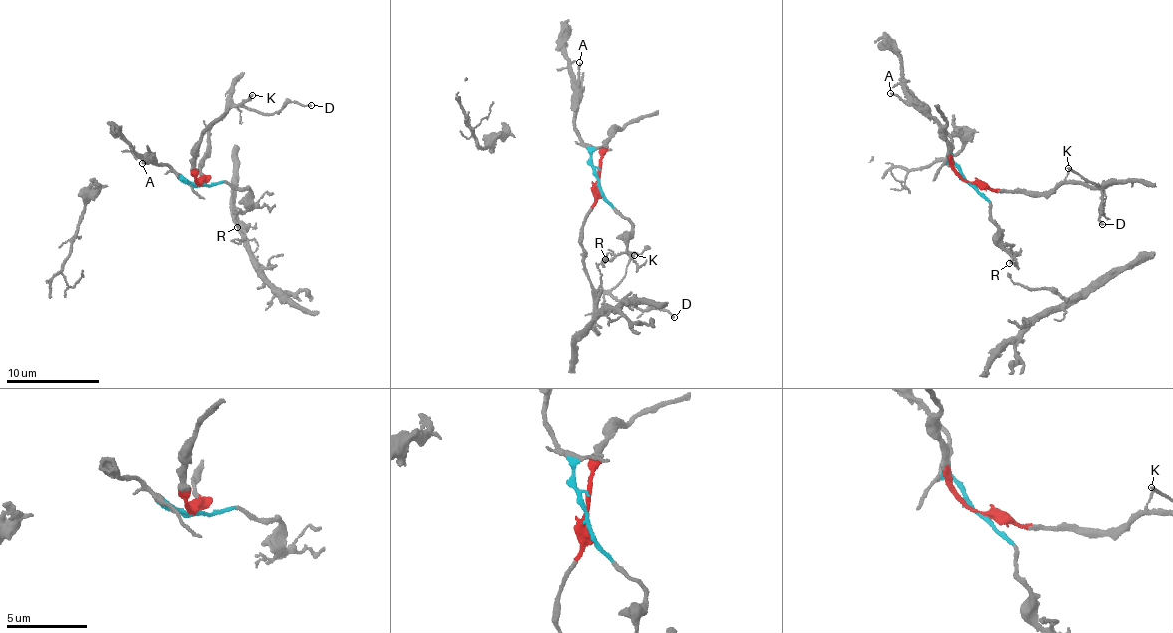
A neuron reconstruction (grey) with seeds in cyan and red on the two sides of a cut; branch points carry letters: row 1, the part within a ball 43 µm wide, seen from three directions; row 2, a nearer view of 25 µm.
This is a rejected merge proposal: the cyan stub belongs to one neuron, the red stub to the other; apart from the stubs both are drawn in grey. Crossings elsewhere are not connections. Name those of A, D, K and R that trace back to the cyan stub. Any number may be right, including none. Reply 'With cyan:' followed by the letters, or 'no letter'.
With cyan: A, R

